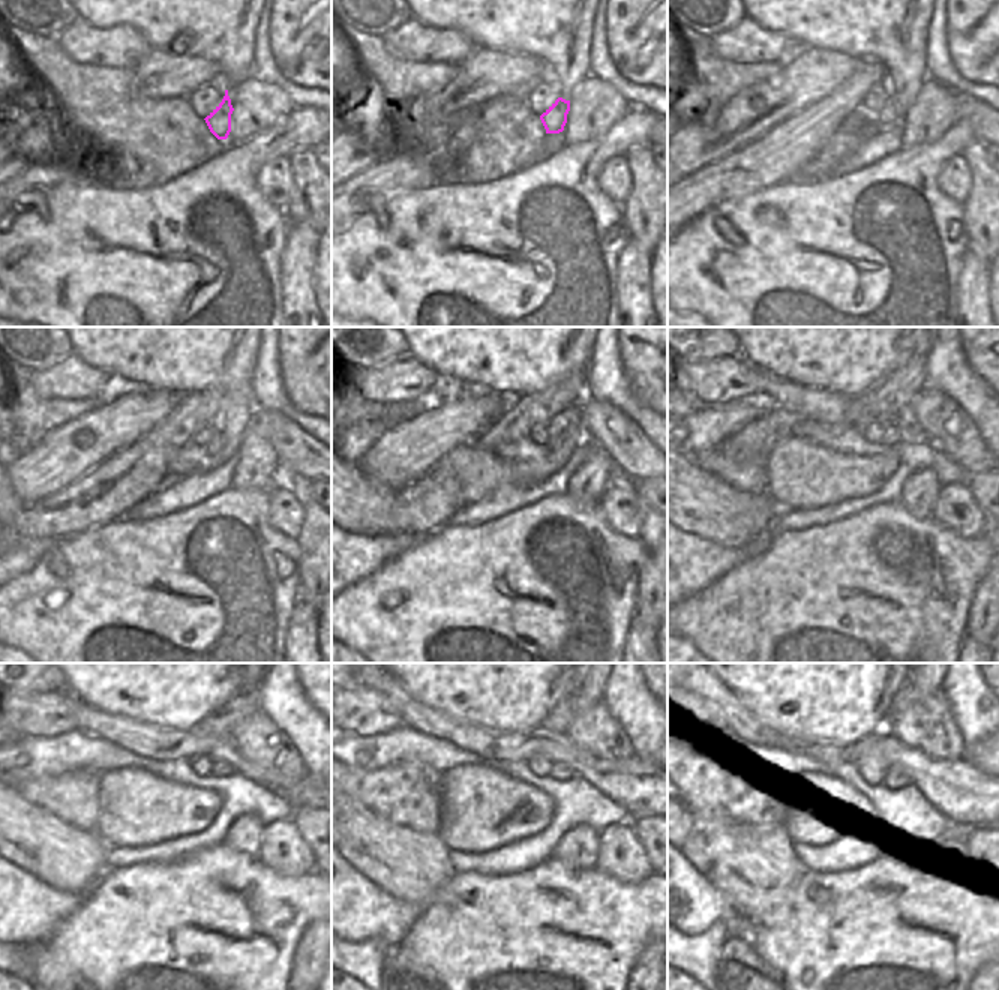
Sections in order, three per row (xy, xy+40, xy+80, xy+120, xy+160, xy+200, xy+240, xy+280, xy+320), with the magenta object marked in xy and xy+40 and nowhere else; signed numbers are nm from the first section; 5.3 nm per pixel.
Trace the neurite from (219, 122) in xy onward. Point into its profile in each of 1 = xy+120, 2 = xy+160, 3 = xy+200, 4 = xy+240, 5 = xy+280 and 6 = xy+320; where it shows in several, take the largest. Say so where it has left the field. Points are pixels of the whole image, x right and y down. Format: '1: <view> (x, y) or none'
1: xy+120 (215, 444)
2: xy+160 (554, 428)
3: xy+200 (893, 434)
4: xy+240 (221, 770)
5: xy+280 (560, 771)
6: xy+320 (896, 770)

